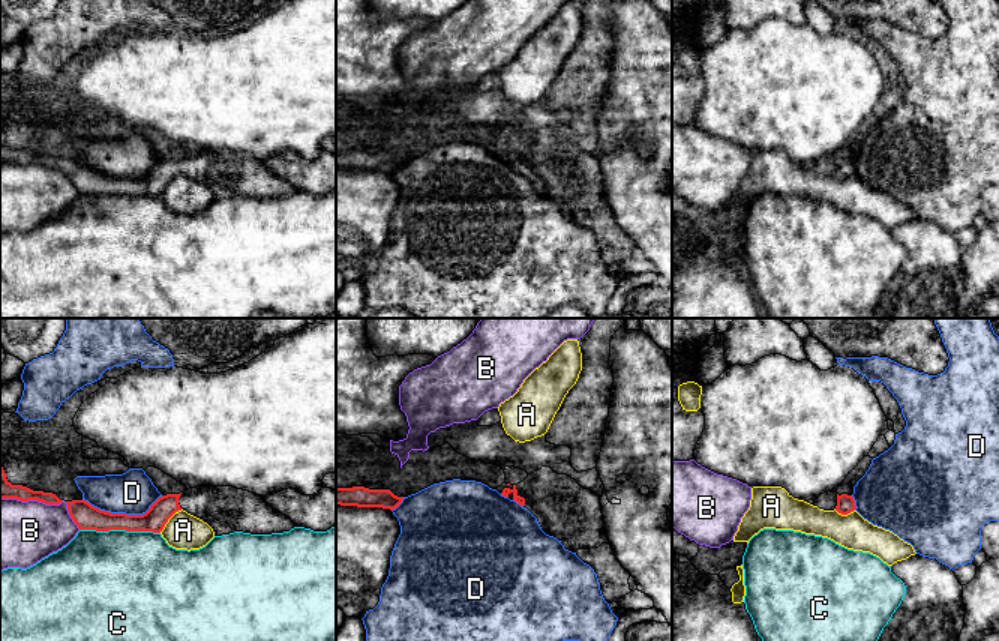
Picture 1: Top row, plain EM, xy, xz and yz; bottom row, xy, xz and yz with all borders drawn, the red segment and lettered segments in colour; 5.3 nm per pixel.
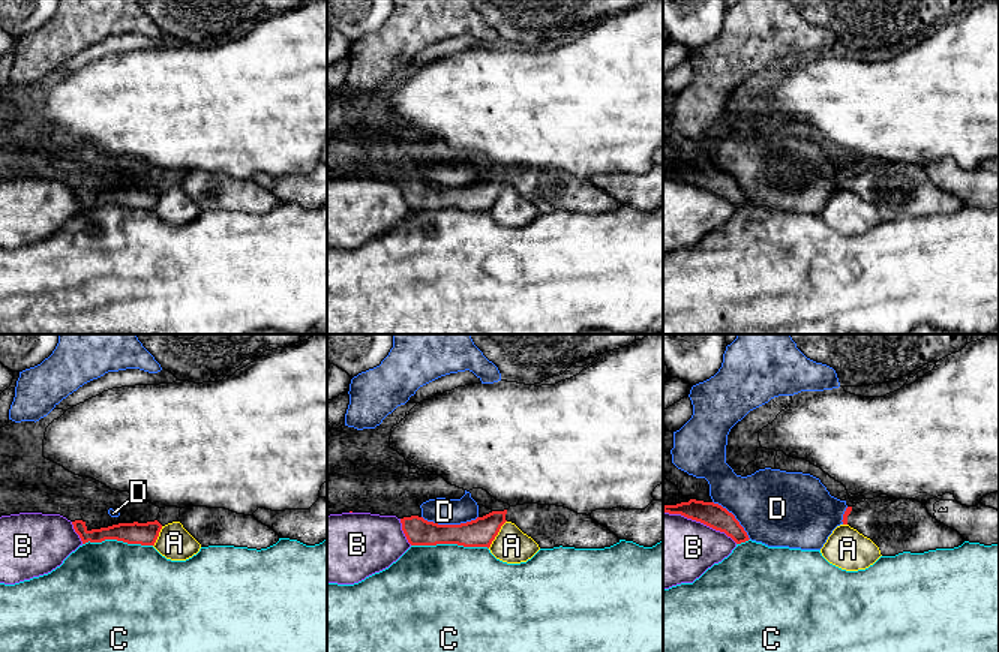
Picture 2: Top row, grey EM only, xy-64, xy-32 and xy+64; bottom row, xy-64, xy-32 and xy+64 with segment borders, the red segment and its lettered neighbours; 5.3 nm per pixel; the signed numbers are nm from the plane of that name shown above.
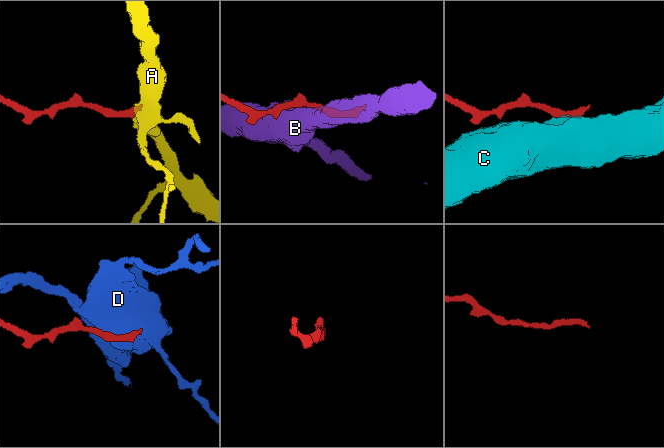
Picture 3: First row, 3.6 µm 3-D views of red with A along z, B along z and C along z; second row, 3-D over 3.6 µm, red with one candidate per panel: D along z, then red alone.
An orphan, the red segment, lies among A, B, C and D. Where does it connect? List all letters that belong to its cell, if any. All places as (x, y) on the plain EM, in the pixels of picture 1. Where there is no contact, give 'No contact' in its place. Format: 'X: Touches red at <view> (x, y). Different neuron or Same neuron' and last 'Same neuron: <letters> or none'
A: Touches red at xy (168, 182). Different neuron
B: Touches red at xy (47, 167). Different neuron
C: Touches red at xy (120, 192). Different neuron
D: Touches red at xy (122, 177). Different neuron
Same neuron: none

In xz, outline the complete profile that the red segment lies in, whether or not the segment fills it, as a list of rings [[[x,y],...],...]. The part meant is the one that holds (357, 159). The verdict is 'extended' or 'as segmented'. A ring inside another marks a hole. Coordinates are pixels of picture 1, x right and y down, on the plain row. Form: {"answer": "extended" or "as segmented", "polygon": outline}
{"answer": "as segmented", "polygon": [[[364,150],[336,152],[336,168],[357,171],[396,173],[404,161],[394,159],[390,153],[369,153]]]}

